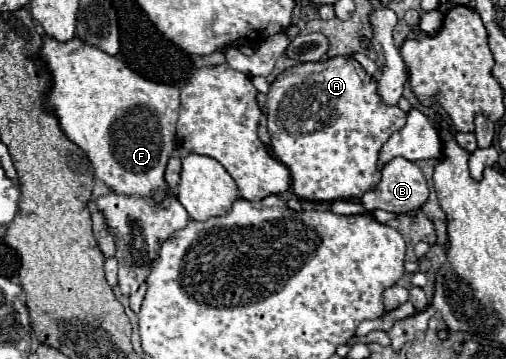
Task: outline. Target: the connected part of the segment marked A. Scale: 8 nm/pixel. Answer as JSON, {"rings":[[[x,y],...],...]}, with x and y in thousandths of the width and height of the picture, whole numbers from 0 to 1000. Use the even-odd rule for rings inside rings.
{"rings":[[[660,156],[660,162],[644,162],[632,173],[601,173],[589,184],[577,184],[569,195],[561,195],[534,240],[534,256],[526,265],[526,298],[530,323],[530,368],[538,384],[538,423],[545,429],[545,440],[573,474],[577,485],[577,535],[597,552],[597,557],[613,557],[613,563],[664,563],[664,557],[711,557],[727,529],[735,529],[747,507],[751,507],[751,474],[747,474],[747,435],[755,407],[767,396],[767,384],[794,362],[802,345],[802,312],[791,306],[787,295],[771,295],[759,290],[751,262],[747,262],[747,234],[735,212],[723,206],[723,195],[696,162],[696,156]]]}

